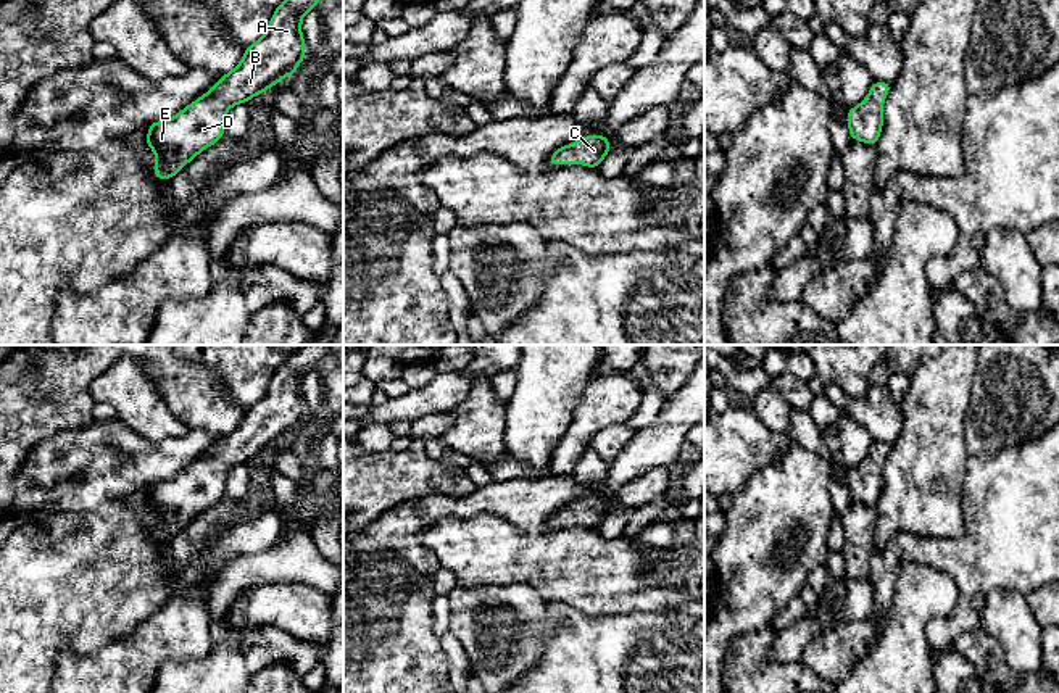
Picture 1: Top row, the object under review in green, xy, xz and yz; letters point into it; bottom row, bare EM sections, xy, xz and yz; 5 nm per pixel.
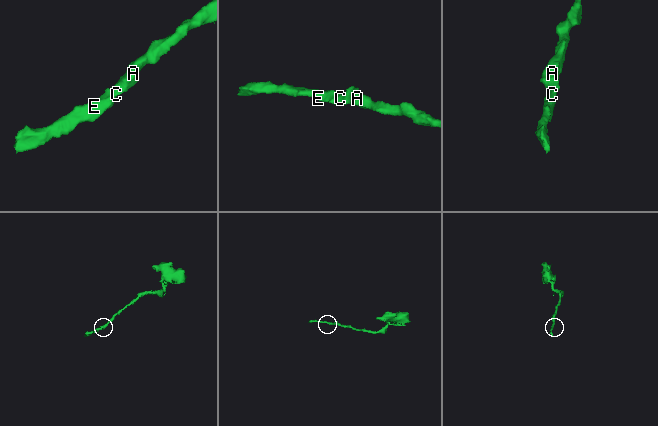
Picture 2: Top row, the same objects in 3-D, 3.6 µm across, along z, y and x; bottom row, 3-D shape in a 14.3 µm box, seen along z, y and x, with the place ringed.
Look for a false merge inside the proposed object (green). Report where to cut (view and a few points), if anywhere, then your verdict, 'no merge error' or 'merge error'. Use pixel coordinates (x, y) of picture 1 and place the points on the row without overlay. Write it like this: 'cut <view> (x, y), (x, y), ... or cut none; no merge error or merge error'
cut none; no merge error

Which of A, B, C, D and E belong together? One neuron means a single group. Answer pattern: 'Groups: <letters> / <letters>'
Groups: A B C D E

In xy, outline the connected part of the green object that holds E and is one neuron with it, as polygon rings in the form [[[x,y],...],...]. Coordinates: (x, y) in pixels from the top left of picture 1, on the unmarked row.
[[[305,345],[295,351],[276,369],[264,396],[245,409],[242,422],[229,435],[221,437],[208,454],[198,458],[172,480],[148,487],[147,506],[156,516],[153,535],[160,542],[176,537],[190,521],[224,496],[224,482],[229,469],[268,453],[271,446],[295,435],[306,413],[301,396],[301,380],[308,372],[314,371],[319,359],[330,351],[330,345]]]

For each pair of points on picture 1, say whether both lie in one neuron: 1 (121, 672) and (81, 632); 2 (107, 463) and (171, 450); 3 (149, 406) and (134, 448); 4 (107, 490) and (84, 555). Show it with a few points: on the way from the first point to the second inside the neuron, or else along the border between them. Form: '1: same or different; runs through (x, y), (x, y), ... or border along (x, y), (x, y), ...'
1: different; border along (131, 630), (84, 653), (63, 645), (60, 658)
2: same; runs through (118, 476), (128, 476), (145, 463), (153, 463)
3: different; border along (118, 418), (145, 440), (160, 442), (176, 435)
4: different; border along (141, 487), (103, 505)

